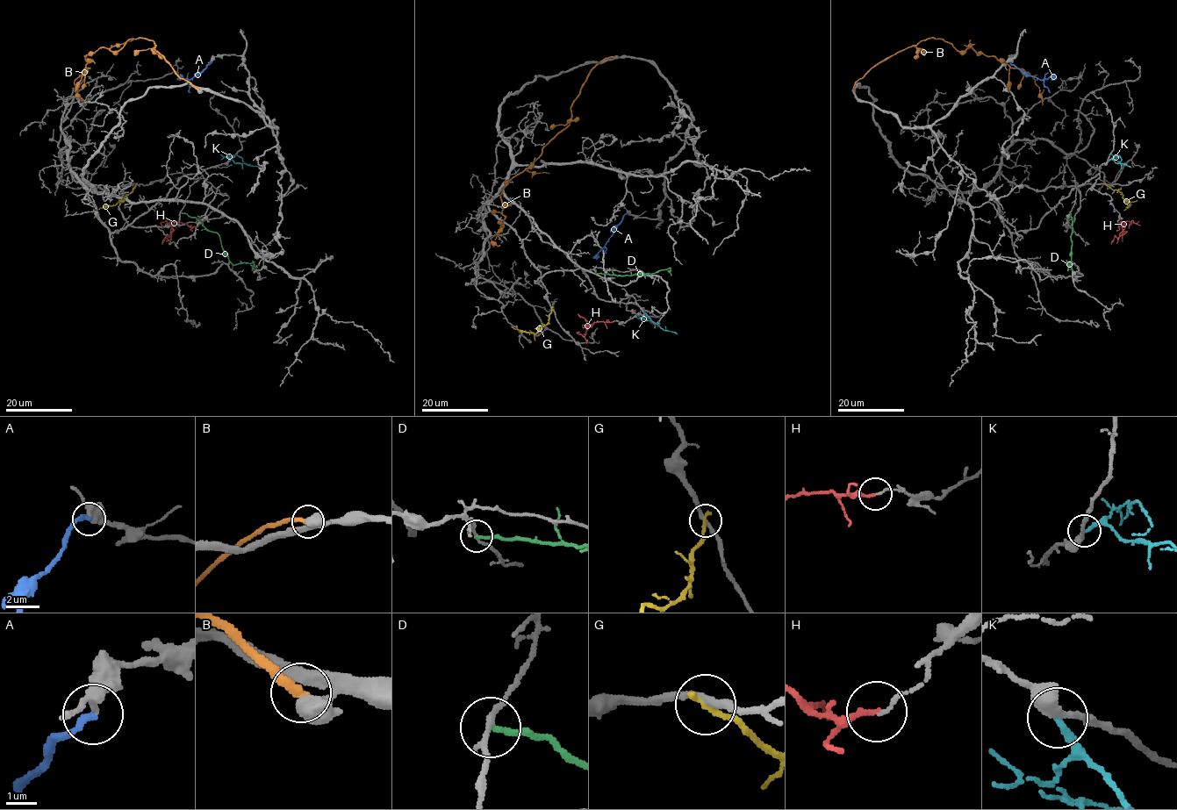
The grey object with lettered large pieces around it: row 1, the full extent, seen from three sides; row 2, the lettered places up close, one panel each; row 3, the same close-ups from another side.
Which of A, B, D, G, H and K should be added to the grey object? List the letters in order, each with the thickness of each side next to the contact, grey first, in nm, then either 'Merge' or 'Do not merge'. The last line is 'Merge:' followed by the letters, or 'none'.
A: Thickness 320 nm (grey) against 260 nm. Merge
B: Thickness 440 nm (grey) against 300 nm. Do not merge
D: Thickness 170 nm (grey) against 200 nm. Do not merge
G: Thickness 240 nm (grey) against 240 nm. Do not merge
H: Thickness 120 nm (grey) against 170 nm. Do not merge
K: Thickness 280 nm (grey) against 240 nm. Do not merge
Merge: A

